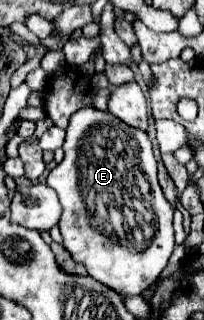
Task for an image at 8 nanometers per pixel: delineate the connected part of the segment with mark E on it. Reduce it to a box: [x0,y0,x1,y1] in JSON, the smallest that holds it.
[47,104,175,296]

